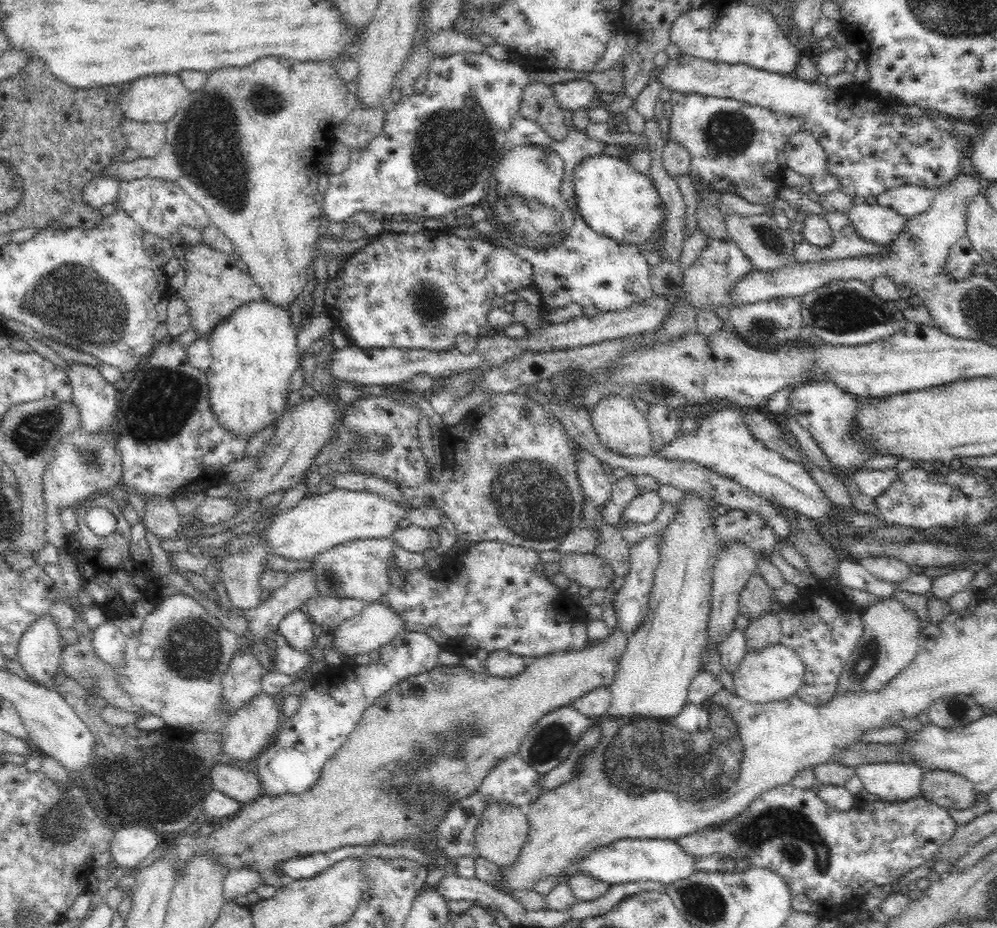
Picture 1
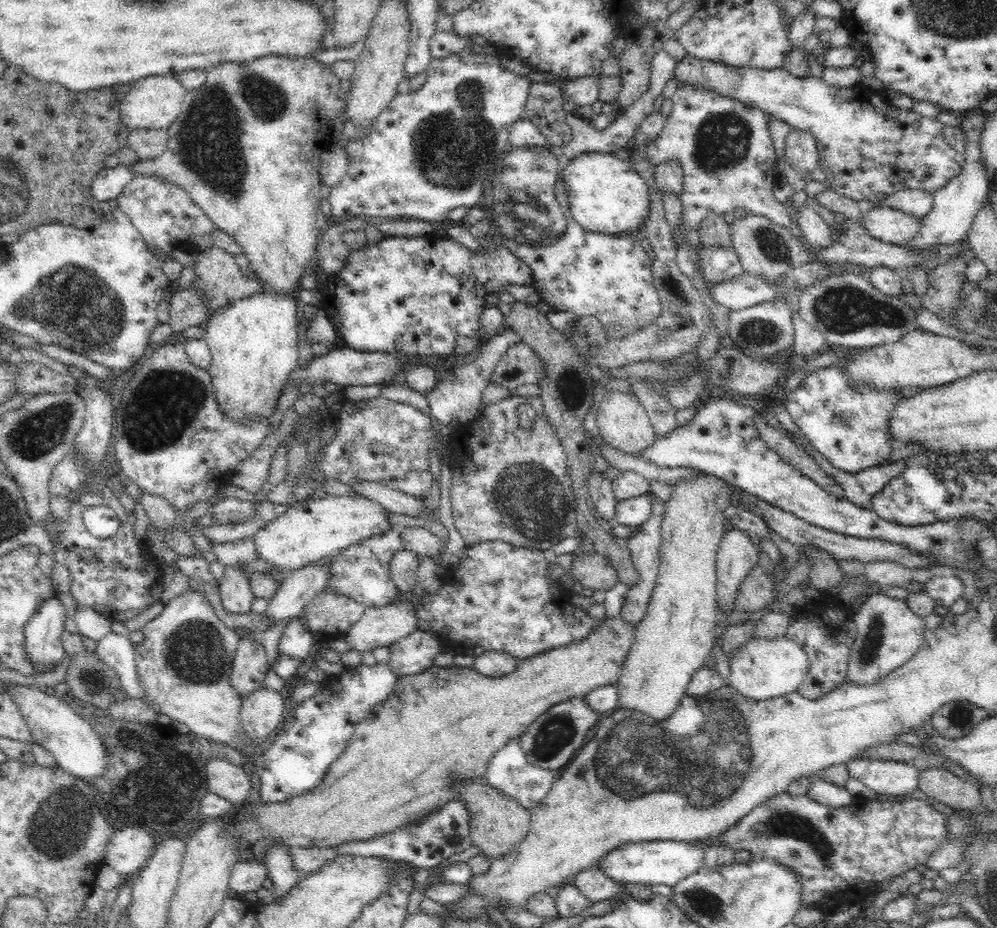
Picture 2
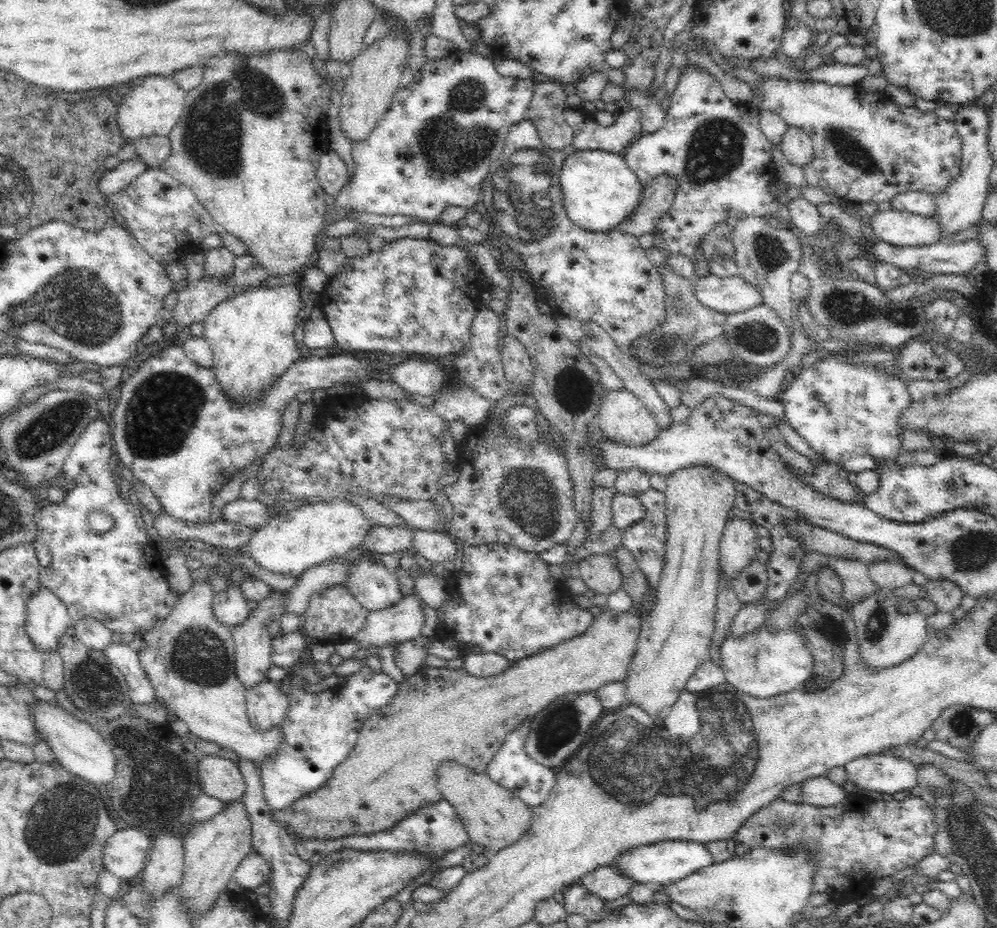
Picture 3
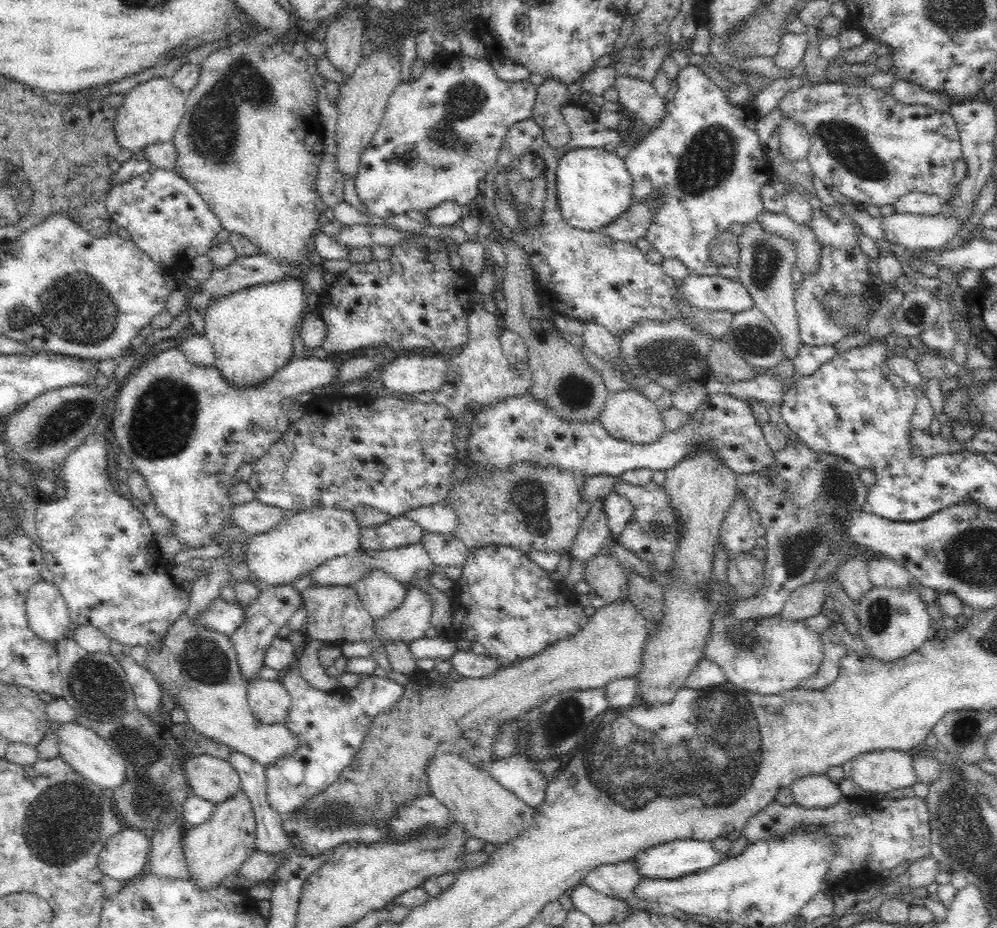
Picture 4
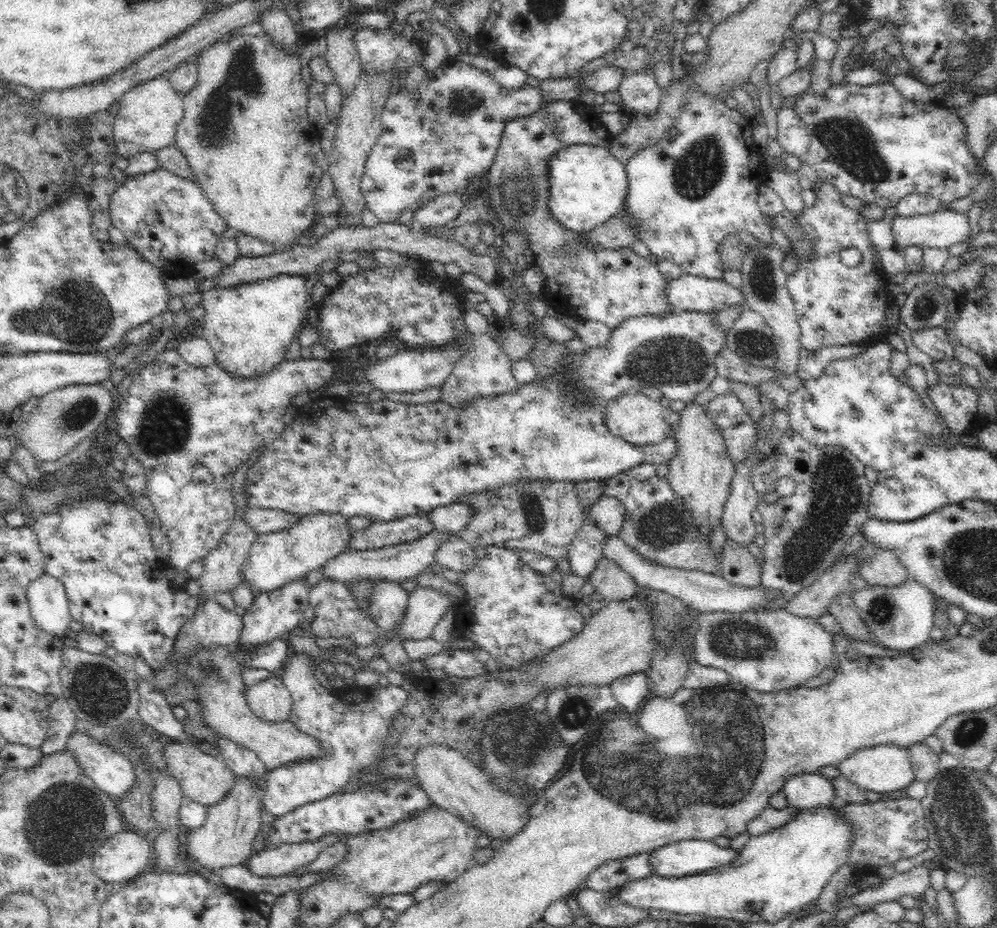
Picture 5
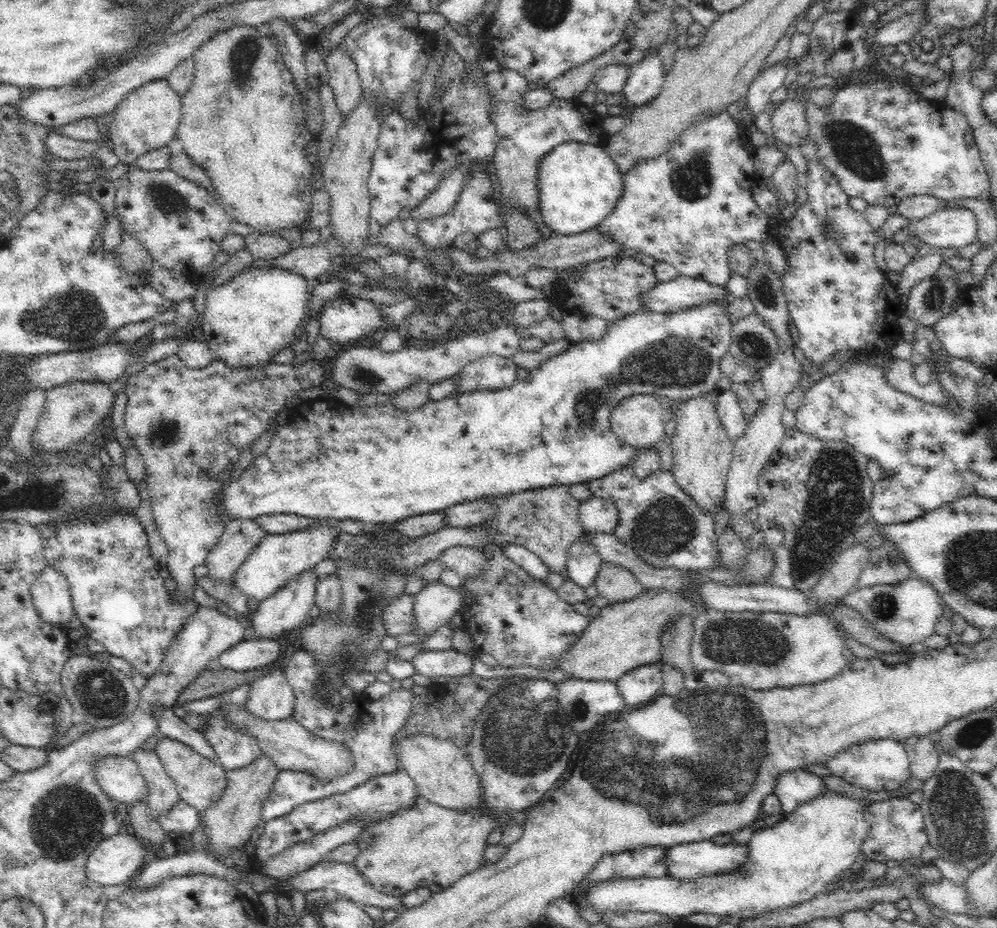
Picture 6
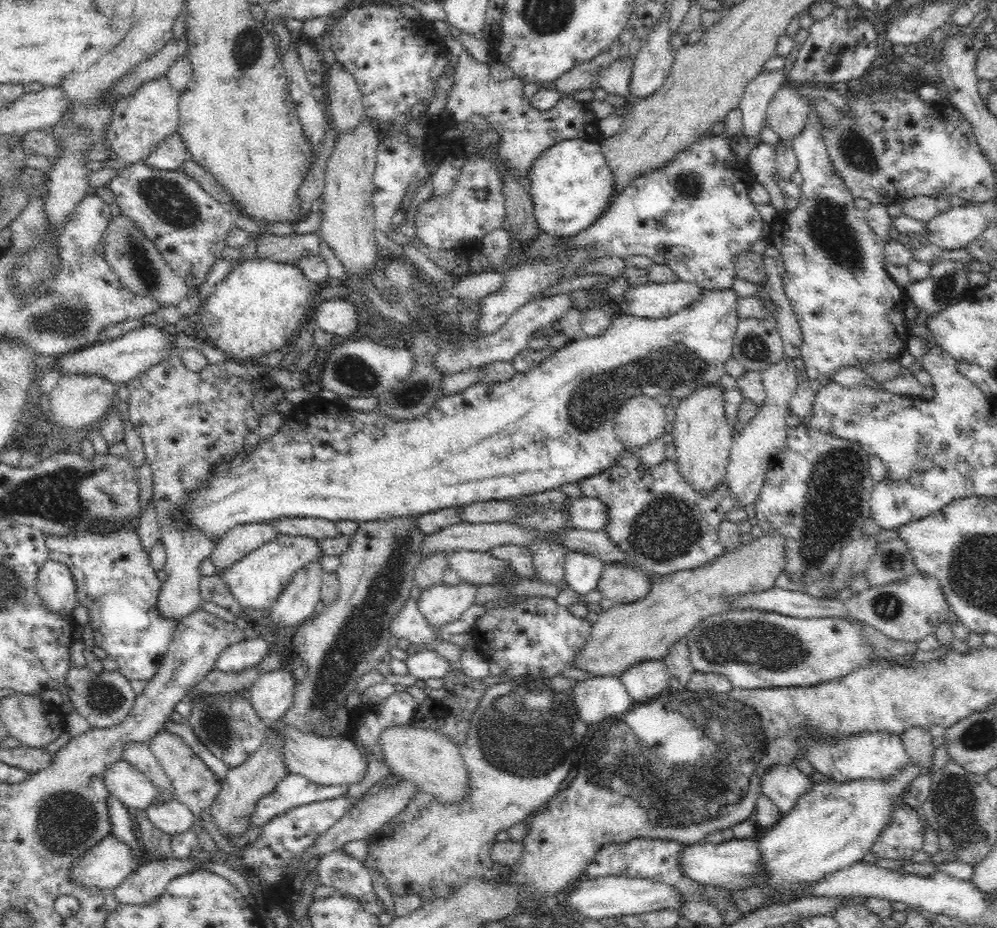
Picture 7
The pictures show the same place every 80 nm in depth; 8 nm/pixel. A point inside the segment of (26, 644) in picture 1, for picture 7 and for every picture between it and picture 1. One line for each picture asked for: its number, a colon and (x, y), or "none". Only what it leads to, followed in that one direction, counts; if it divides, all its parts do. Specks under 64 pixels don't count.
2: (43, 631)
3: (47, 621)
4: (48, 616)
5: (48, 601)
6: (51, 595)
7: (57, 588)

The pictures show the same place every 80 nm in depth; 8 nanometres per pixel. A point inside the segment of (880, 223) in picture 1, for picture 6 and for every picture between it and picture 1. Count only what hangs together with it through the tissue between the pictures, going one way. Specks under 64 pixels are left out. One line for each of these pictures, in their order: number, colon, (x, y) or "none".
2: (895, 227)
3: (900, 229)
4: (917, 232)
5: (944, 228)
6: (953, 228)

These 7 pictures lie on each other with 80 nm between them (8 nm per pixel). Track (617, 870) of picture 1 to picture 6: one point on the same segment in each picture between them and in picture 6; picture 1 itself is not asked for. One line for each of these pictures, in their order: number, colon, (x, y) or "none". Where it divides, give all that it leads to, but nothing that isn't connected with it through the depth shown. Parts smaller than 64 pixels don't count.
2: (663, 863)
3: (664, 862)
4: (671, 860)
5: (688, 857)
6: (689, 861)

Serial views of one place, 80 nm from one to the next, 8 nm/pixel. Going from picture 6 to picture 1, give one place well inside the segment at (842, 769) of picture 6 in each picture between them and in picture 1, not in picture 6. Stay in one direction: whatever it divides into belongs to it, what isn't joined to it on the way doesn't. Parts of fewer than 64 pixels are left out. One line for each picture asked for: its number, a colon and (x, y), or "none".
1: (893, 782)
2: (893, 778)
3: (885, 773)
4: (882, 771)
5: (884, 768)

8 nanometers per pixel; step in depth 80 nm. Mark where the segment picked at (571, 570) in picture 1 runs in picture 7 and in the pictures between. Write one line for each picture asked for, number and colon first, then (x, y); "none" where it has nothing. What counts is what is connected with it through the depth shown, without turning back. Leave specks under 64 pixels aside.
2: (593, 570)
3: (600, 572)
4: (603, 572)
5: (613, 583)
6: (617, 584)
7: (621, 583)

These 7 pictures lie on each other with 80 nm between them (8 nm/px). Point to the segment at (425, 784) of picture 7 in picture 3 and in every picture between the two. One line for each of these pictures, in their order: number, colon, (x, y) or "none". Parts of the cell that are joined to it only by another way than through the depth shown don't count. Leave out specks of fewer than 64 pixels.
3: (493, 817)
4: (488, 811)
5: (452, 782)
6: (441, 773)

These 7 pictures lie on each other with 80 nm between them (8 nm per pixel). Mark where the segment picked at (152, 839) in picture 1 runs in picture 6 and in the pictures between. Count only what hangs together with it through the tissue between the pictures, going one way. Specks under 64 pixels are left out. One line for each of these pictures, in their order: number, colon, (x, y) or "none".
2: (129, 848)
3: (125, 855)
4: (125, 856)
5: (127, 854)
6: (117, 859)

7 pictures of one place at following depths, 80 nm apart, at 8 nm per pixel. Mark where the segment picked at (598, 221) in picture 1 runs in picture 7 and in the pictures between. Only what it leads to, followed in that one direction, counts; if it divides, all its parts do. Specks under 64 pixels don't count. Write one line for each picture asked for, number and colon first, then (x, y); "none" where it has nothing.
2: (606, 195)
3: (598, 189)
4: (593, 186)
5: (587, 185)
6: (578, 184)
7: (570, 182)

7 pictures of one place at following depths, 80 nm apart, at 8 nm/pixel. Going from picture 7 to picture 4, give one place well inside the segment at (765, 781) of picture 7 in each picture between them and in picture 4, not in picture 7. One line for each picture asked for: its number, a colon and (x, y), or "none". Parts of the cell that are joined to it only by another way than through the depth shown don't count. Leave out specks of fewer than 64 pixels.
4: (818, 791)
5: (806, 790)
6: (794, 787)

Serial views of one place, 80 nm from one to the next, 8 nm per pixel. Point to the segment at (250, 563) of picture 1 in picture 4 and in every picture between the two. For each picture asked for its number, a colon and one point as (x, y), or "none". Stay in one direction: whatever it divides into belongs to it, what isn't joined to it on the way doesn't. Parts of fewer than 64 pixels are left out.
2: (234, 589)
3: (229, 607)
4: (223, 617)

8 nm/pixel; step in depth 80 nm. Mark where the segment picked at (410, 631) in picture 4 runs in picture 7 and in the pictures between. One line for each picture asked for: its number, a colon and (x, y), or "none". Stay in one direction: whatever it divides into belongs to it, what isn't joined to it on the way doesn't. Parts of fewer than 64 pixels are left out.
5: (426, 606)
6: (435, 604)
7: (441, 604)

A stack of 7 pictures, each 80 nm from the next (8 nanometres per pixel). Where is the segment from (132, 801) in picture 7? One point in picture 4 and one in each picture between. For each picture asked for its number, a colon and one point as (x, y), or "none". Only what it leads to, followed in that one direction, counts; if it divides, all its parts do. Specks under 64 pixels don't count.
4: (87, 753)
5: (113, 773)
6: (119, 777)

